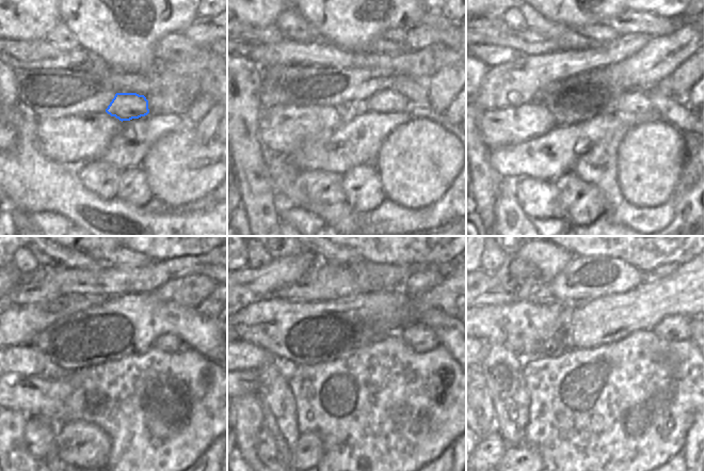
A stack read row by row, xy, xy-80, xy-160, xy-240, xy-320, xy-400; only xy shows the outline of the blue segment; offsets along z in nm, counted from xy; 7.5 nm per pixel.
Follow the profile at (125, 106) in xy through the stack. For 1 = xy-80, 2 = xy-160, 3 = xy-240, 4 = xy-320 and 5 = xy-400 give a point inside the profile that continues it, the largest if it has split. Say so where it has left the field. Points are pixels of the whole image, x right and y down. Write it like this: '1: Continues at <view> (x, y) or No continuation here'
1: Continues at xy-80 (387, 101)
2: Continues at xy-160 (634, 101)
3: Continues at xy-240 (169, 343)
4: Continues at xy-320 (419, 336)
5: Continues at xy-400 (674, 328).

